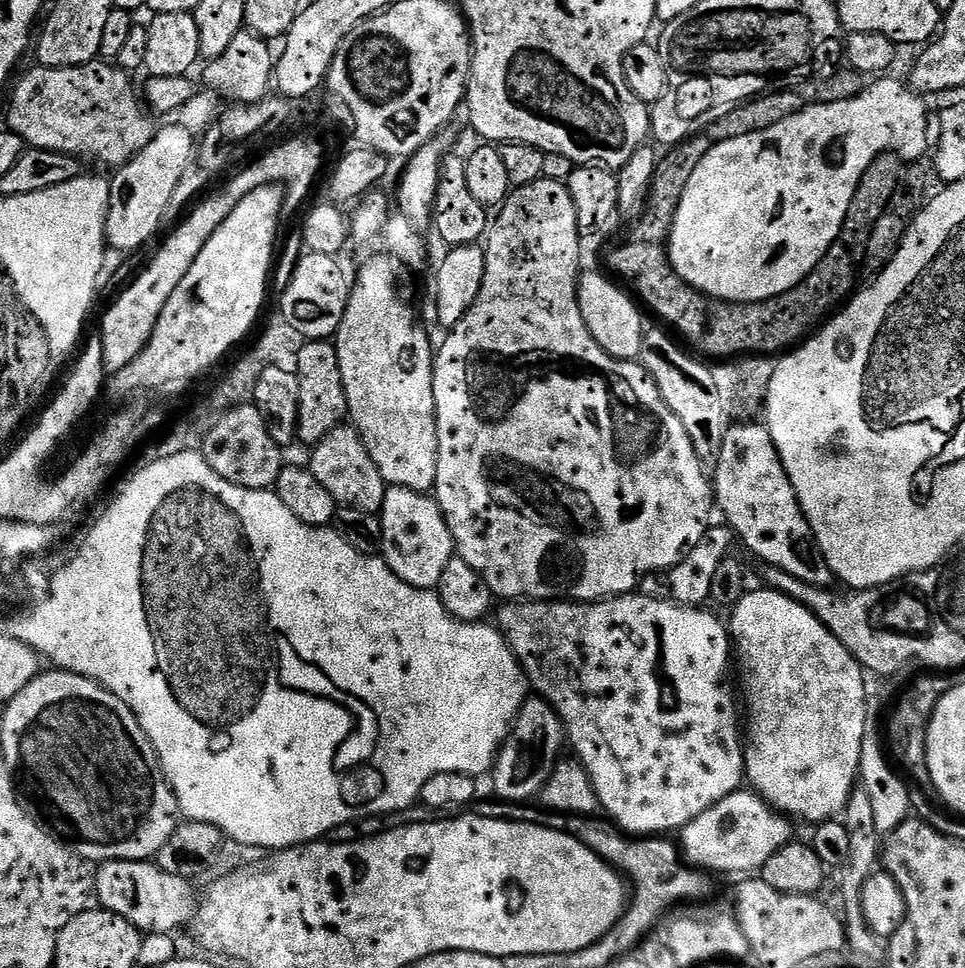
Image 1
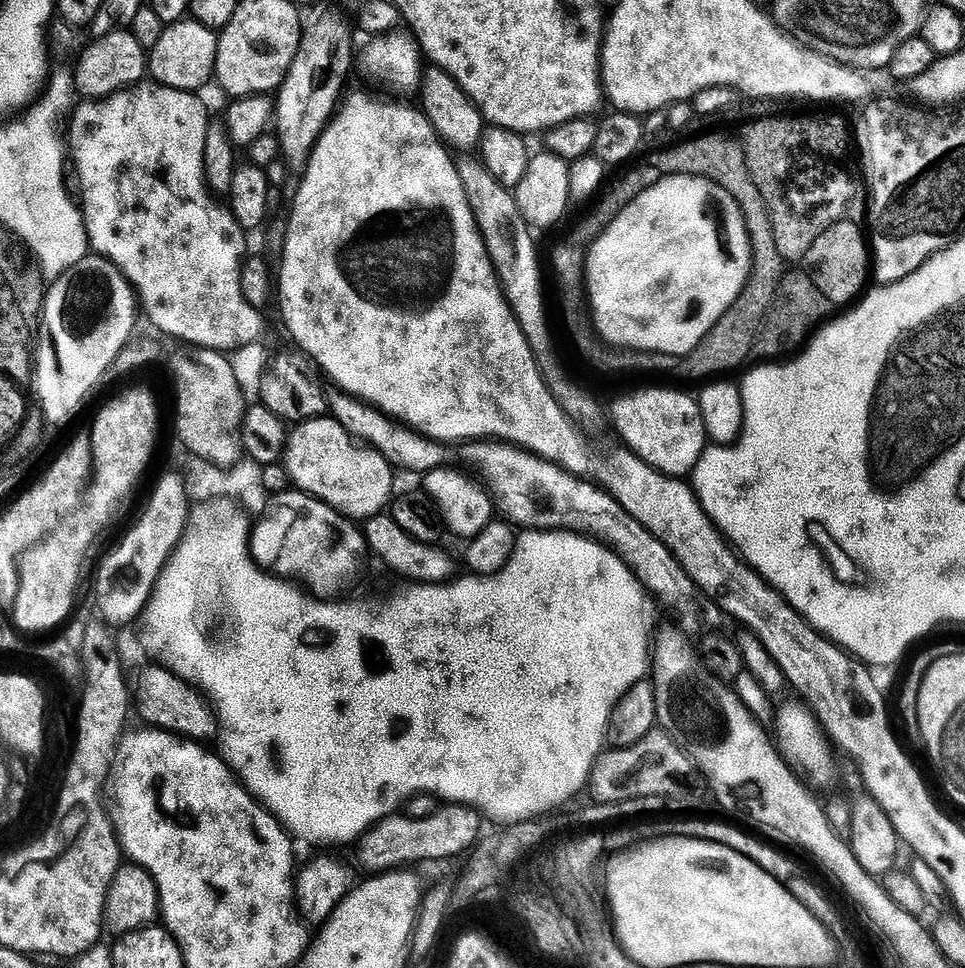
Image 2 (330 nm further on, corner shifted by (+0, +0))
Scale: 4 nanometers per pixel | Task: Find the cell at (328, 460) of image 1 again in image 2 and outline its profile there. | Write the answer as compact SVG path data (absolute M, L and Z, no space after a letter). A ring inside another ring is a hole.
M317 418L297 423L296 428L291 429L286 440L286 447L283 450L282 464L287 469L289 481L299 491L304 492L314 499L321 500L335 508L339 513L351 518L353 521L362 522L370 516L381 515L389 507L393 499L392 472L393 465L381 452L359 443L356 437L348 433L341 424L331 418Z

